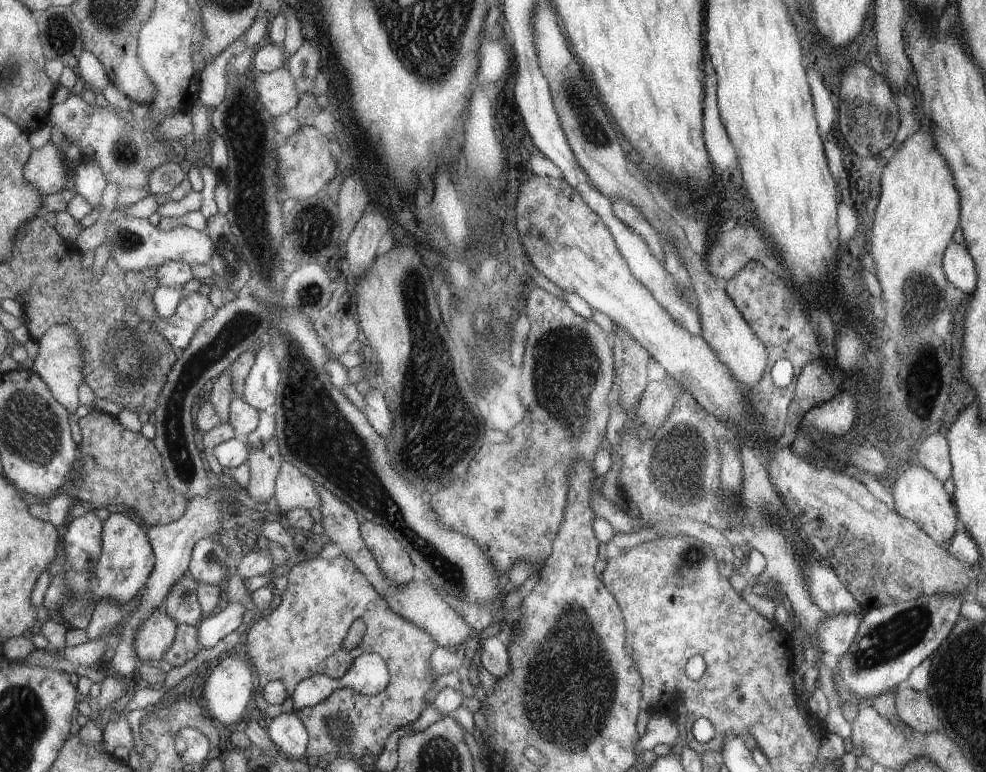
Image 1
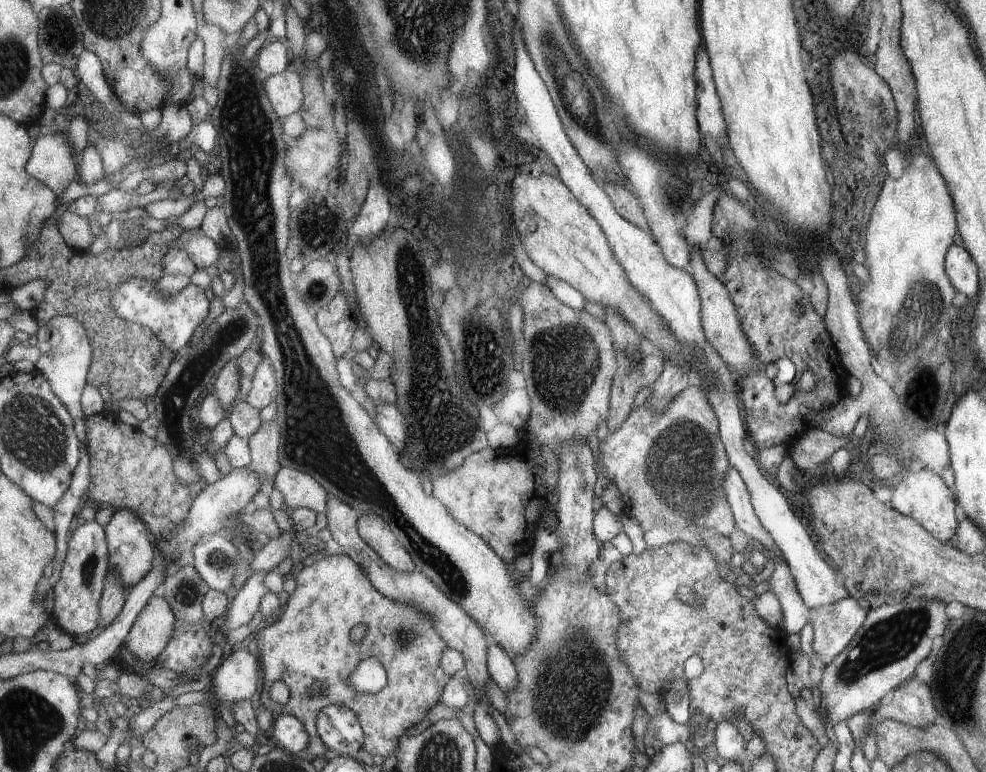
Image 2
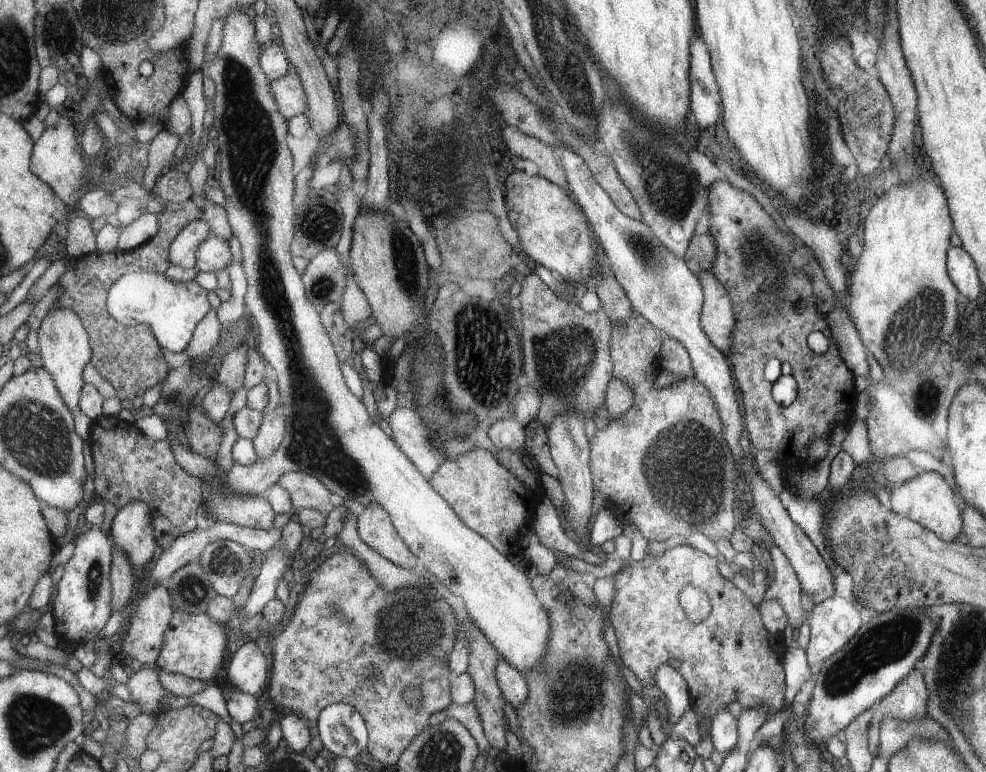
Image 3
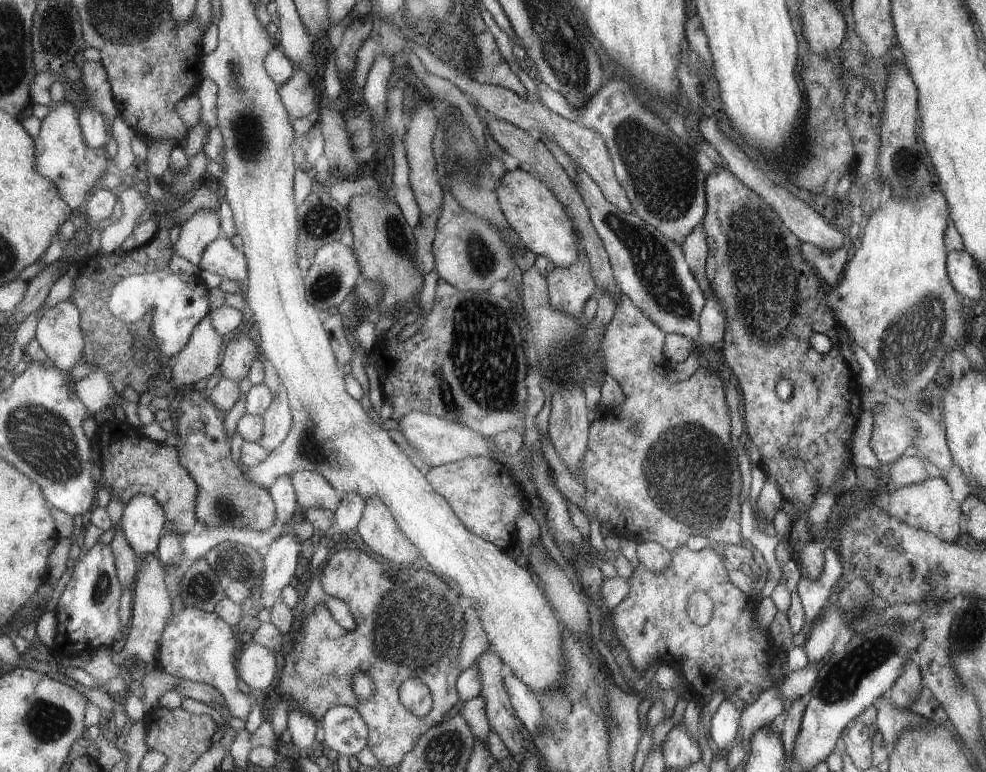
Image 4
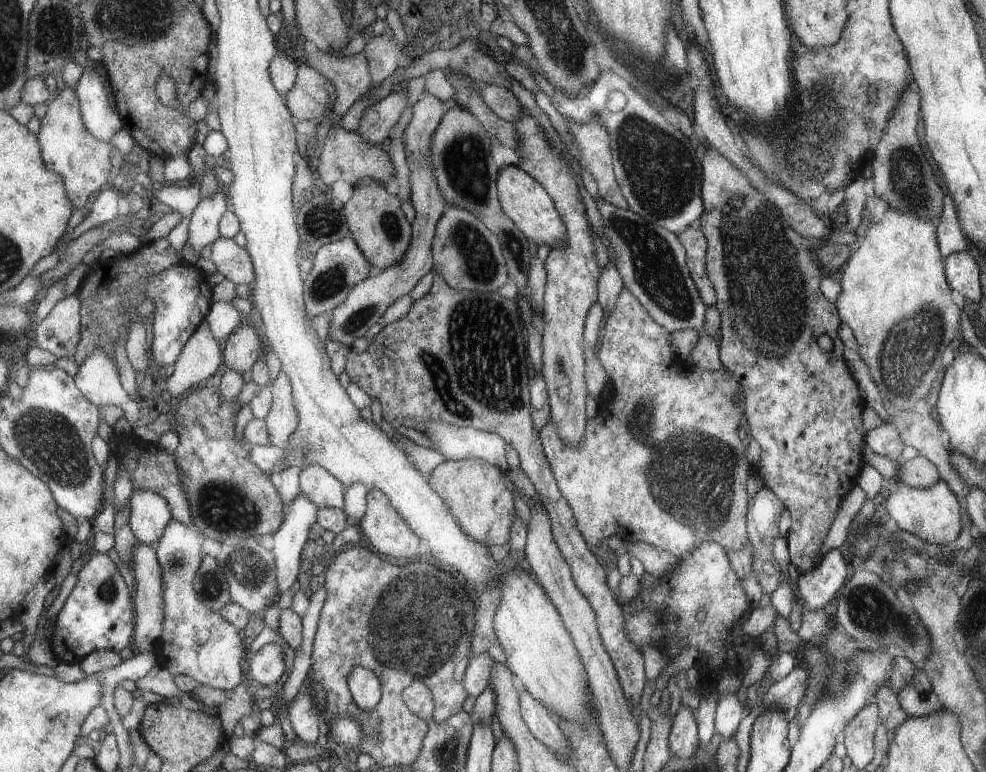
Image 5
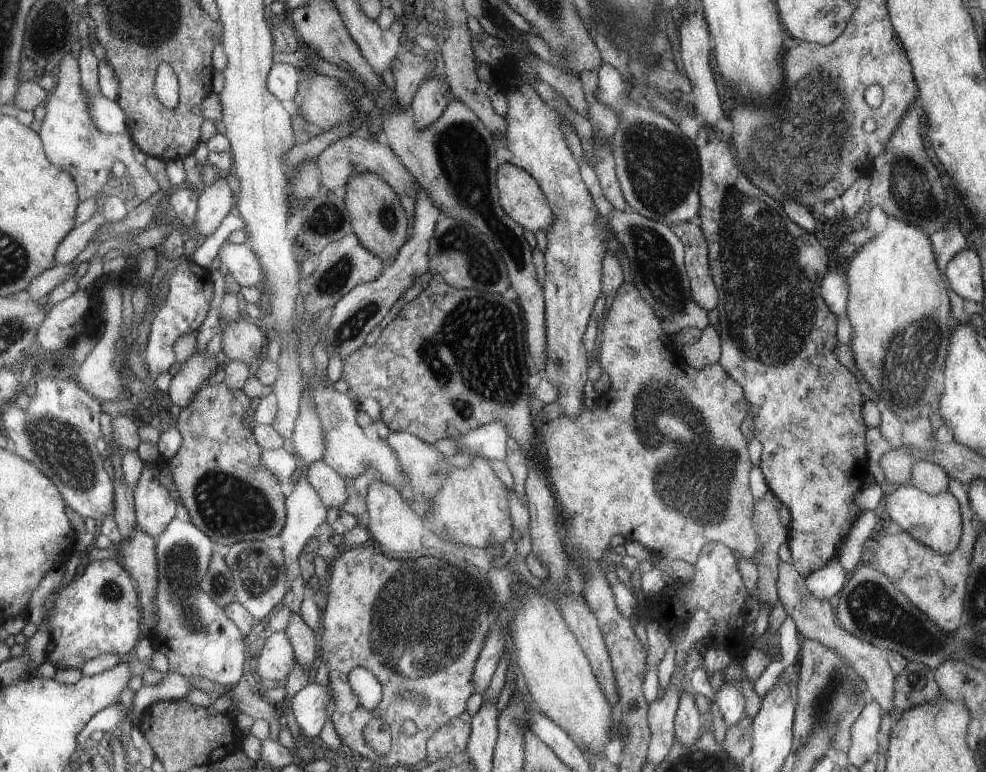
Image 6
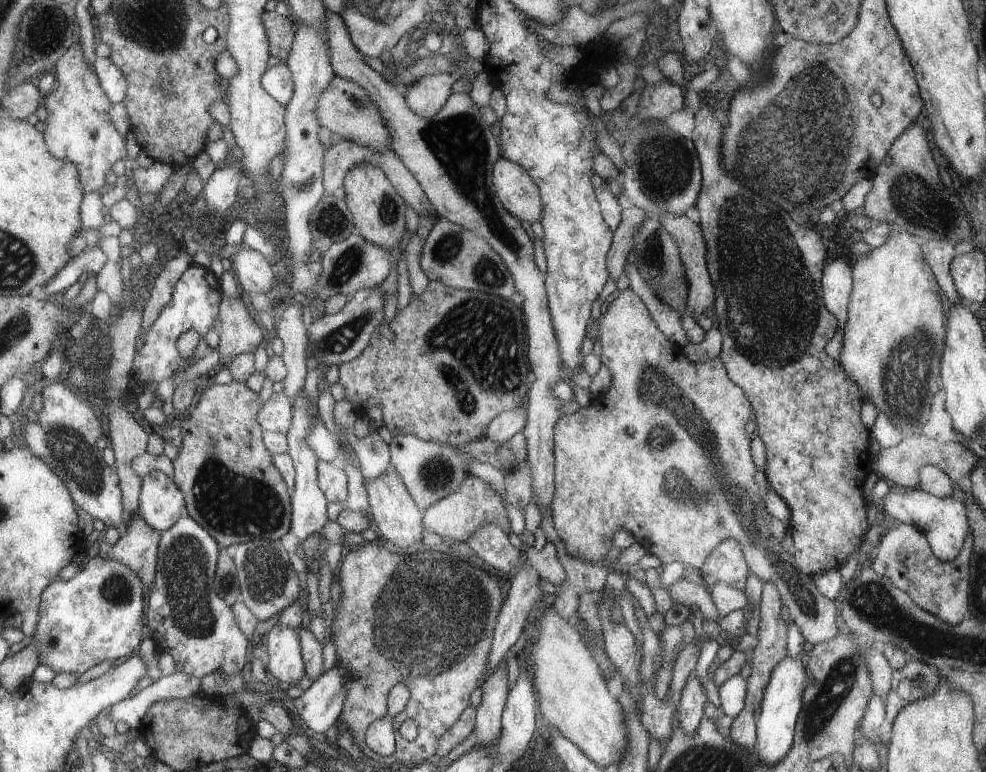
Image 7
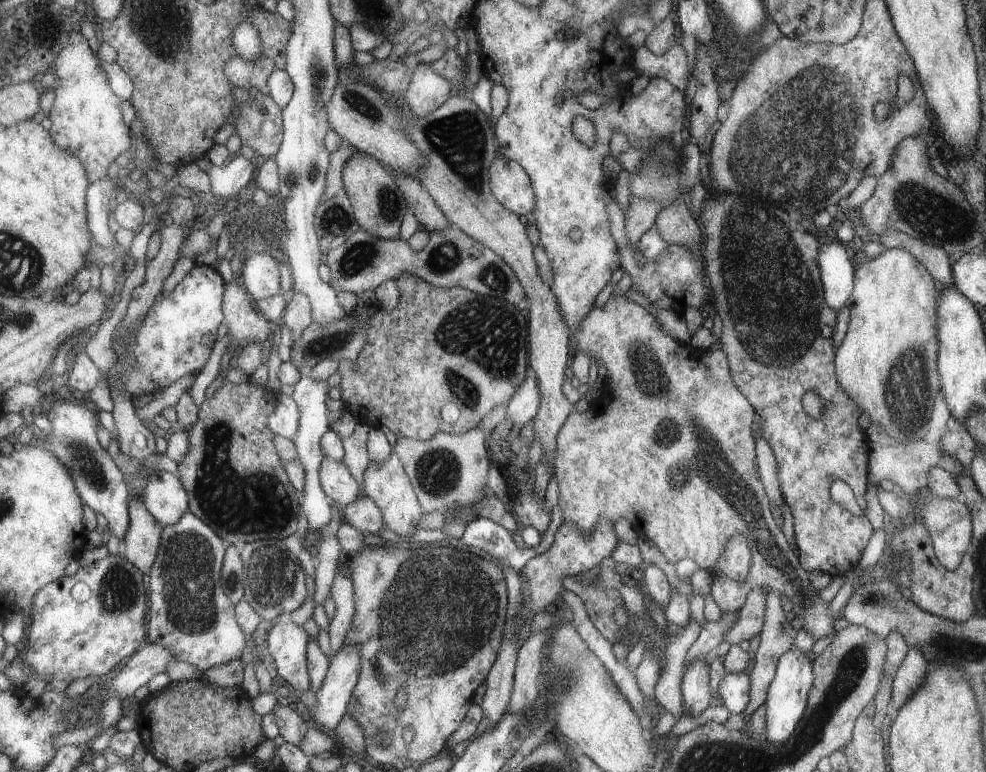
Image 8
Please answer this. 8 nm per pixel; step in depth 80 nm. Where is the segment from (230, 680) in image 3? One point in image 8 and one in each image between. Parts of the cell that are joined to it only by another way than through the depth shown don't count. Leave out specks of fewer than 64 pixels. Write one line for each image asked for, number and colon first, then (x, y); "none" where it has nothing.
4: (257, 666)
5: (266, 665)
6: (275, 660)
7: (284, 663)
8: (287, 643)

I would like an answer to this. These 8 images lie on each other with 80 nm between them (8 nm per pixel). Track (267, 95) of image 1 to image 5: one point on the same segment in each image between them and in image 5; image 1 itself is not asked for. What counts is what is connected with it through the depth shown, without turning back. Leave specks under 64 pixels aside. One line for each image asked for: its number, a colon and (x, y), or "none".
2: (284, 90)
3: (288, 92)
4: (298, 94)
5: (307, 98)

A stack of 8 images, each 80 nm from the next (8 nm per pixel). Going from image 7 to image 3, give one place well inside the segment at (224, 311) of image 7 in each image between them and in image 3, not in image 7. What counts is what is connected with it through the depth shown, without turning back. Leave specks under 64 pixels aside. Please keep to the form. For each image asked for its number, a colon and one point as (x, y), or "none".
3: (232, 372)
4: (240, 352)
5: (242, 349)
6: (243, 342)

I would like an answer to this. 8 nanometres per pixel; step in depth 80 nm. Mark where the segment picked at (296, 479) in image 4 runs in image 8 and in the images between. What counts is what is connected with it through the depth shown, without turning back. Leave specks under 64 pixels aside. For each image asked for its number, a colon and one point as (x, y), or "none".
5: (324, 490)
6: (332, 489)
7: (333, 483)
8: (336, 482)

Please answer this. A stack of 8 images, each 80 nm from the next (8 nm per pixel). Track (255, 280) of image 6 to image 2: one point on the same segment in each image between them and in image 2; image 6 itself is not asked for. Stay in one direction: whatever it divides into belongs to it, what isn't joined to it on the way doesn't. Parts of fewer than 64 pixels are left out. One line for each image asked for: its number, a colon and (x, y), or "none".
2: (205, 252)
3: (215, 254)
4: (222, 257)
5: (231, 259)

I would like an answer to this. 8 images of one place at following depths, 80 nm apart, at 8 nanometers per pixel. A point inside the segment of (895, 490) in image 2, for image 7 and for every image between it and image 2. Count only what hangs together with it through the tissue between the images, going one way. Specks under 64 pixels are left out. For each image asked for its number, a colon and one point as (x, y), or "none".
3: (926, 499)
4: (928, 506)
5: (930, 514)
6: (933, 519)
7: (944, 523)

